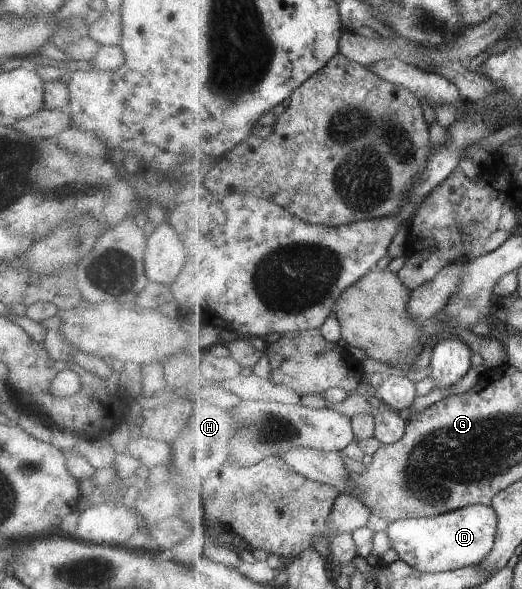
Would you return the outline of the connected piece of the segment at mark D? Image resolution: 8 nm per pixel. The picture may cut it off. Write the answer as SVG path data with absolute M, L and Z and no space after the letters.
M470 505L431 519L398 519L390 523L386 532L400 559L424 573L443 573L483 564L493 552L498 525L499 518L493 506Z

